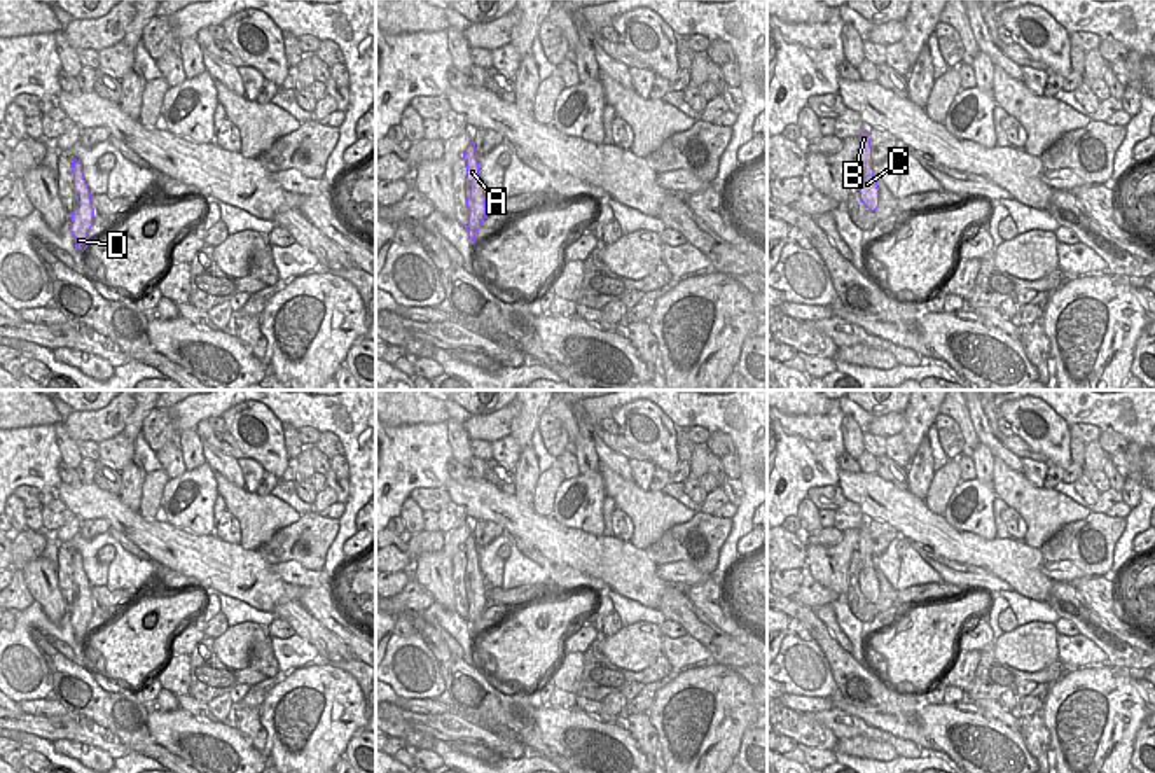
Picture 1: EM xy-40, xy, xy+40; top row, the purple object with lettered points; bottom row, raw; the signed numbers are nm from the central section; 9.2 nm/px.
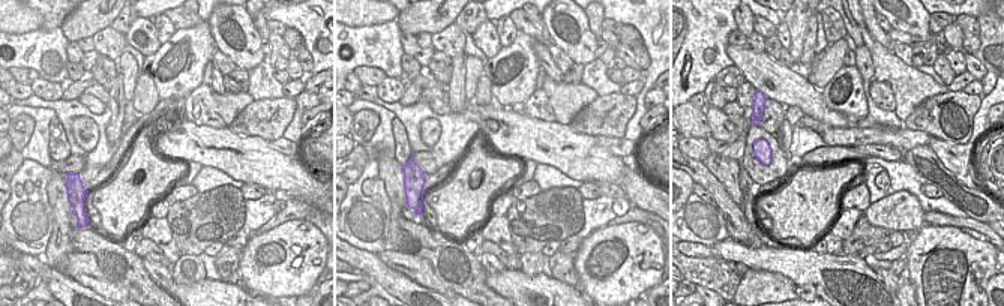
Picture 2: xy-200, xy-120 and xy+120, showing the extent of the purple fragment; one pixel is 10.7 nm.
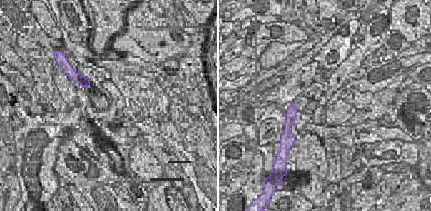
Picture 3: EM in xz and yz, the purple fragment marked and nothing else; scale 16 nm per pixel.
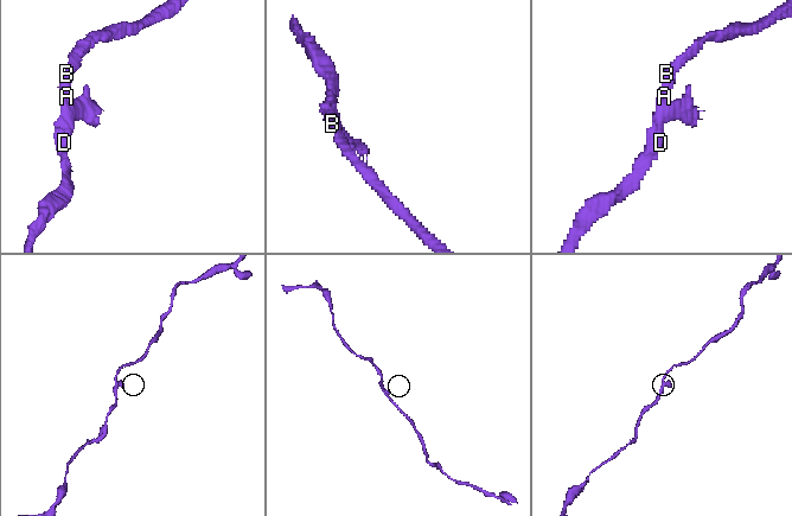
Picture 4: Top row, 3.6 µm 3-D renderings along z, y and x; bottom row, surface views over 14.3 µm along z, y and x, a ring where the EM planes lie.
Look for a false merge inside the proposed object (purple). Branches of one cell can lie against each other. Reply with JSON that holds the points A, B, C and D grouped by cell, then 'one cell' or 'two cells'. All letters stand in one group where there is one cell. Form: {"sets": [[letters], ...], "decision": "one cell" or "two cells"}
{"sets": [["A", "B", "D"], ["C"]], "decision": "two cells"}

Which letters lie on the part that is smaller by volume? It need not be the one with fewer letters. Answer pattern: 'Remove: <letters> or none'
Remove: C

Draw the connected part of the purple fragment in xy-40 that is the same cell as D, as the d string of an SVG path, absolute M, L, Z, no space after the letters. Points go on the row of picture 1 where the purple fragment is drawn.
M72 159L72 173L73 173L73 212L70 231L73 236L73 243L77 250L86 250L89 245L89 229L94 219L94 208L91 203L91 192L84 180L82 164L77 159Z

